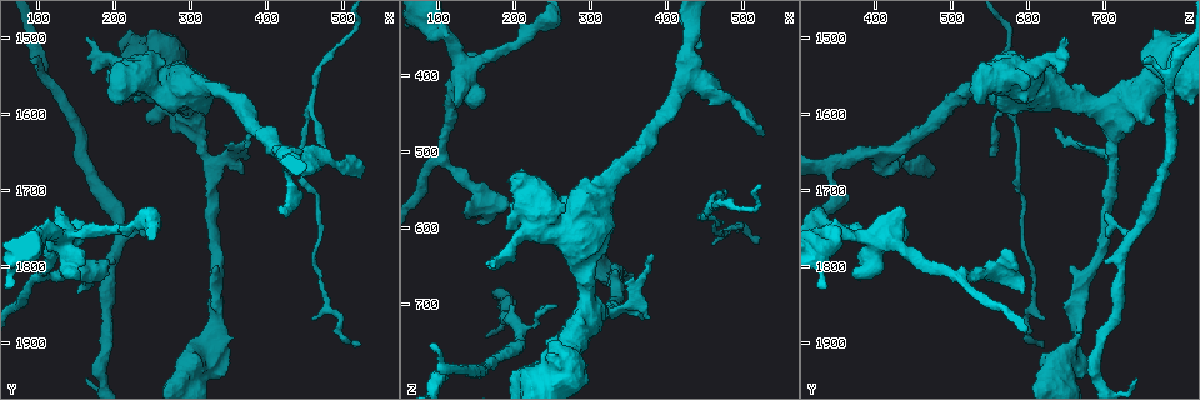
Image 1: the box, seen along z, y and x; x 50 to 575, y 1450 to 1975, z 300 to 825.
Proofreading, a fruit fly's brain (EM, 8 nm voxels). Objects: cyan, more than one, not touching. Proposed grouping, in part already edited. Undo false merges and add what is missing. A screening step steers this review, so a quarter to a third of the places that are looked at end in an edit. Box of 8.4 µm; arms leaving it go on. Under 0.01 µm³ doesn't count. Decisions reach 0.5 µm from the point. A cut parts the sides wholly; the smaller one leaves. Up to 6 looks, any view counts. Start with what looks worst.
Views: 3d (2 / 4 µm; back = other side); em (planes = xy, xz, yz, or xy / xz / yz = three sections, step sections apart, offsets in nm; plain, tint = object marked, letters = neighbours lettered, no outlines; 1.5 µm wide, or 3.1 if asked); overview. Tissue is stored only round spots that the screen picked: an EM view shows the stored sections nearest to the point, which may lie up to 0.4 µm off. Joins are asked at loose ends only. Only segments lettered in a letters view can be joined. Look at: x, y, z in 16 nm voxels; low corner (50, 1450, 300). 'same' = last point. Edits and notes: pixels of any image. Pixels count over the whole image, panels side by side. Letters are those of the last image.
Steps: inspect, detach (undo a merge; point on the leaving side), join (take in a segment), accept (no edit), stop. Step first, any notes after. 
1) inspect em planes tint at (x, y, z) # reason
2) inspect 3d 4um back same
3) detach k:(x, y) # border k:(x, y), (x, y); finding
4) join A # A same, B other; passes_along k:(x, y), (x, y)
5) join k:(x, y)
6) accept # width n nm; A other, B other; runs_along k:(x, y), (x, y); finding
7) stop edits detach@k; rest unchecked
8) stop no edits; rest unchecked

inspect em xy step 8 tint at (380, 1620, 635)

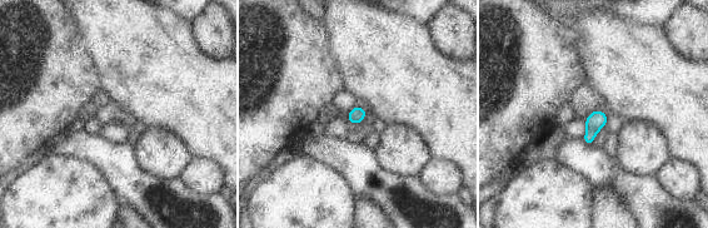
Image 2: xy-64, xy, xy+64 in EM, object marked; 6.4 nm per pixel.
inspect em planes tint same # another direction

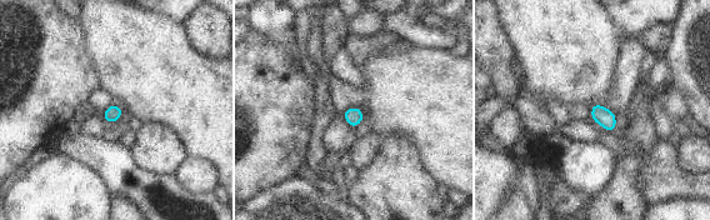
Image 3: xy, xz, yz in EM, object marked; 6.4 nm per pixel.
inspect em planes letters same

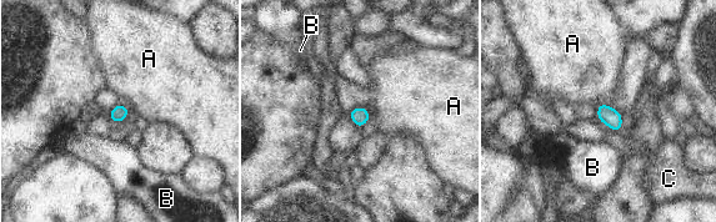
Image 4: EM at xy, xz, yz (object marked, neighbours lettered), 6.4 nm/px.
accept # A other, B other, C other; border 4:(120, 102), (129, 109); none of them fits

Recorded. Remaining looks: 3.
inspect 3d 4um at (130, 1760, 400) # calibre changes

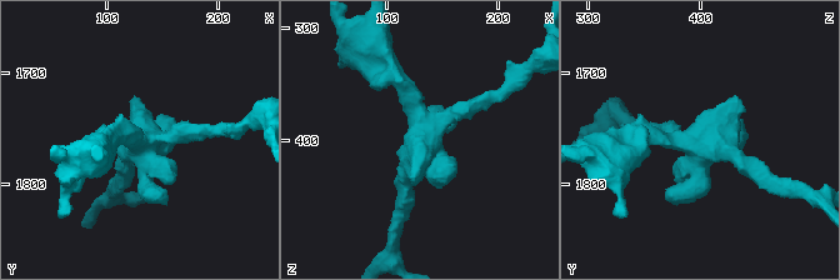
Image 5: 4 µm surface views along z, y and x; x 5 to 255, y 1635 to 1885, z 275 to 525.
inspect em planes letters at (132, 1760, 400)

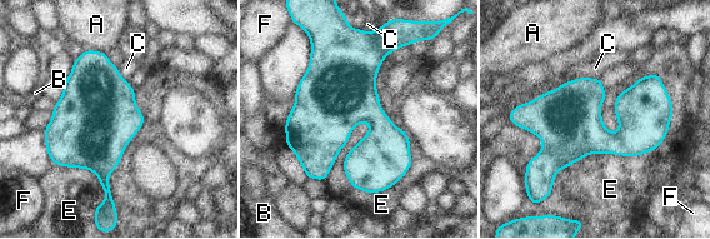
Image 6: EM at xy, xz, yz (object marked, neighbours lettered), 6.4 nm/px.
accept # width 480 nm; A other, B other, C other, E other, F other; border 6:(135, 90), (144, 124), (113, 202); all the same cell

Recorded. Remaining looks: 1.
stop no edits; rest unchecked

